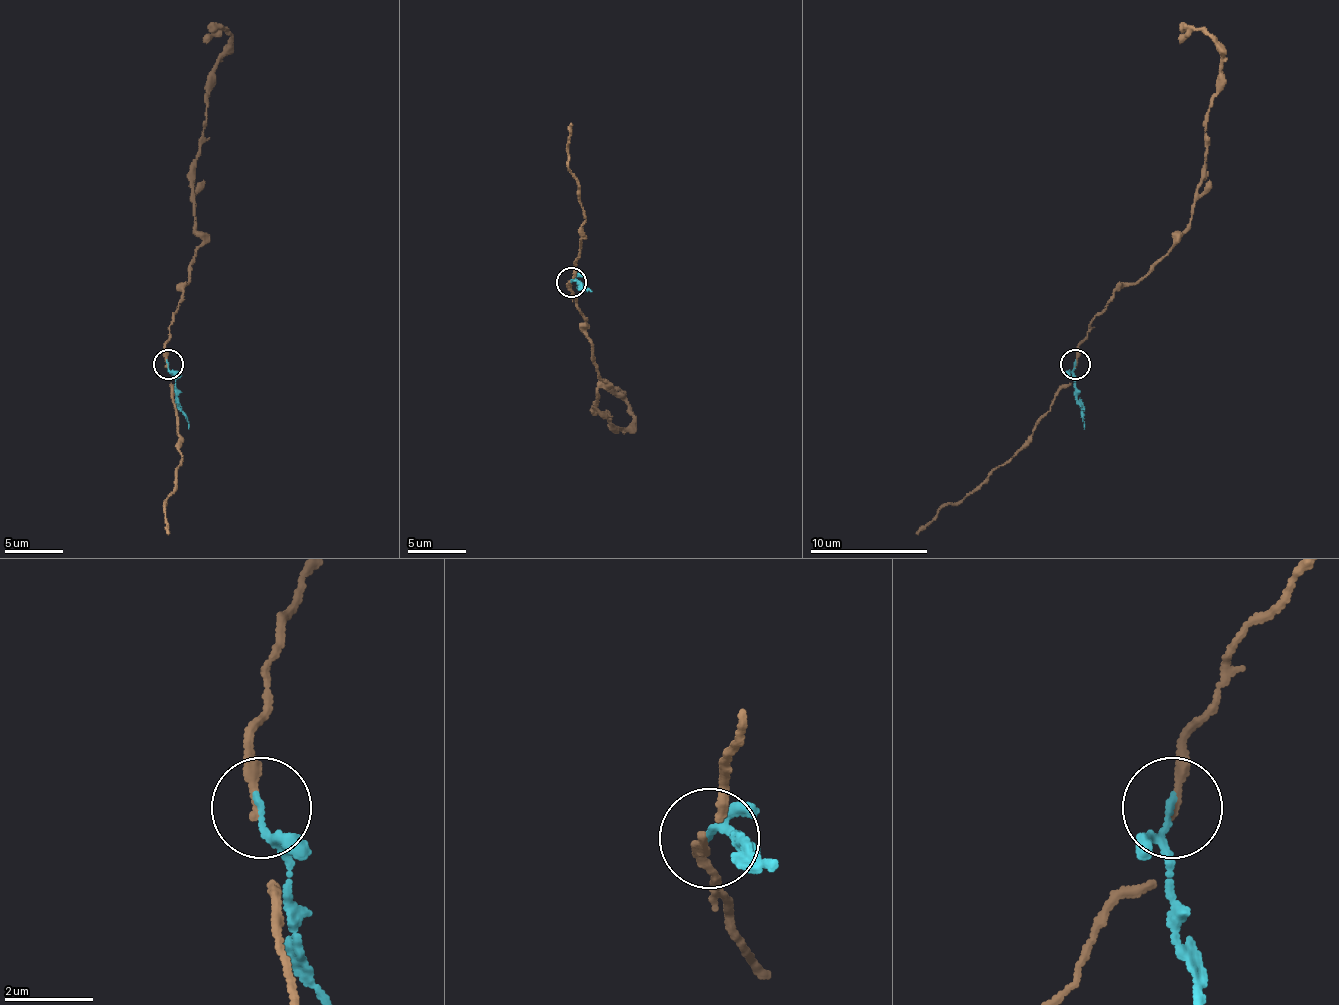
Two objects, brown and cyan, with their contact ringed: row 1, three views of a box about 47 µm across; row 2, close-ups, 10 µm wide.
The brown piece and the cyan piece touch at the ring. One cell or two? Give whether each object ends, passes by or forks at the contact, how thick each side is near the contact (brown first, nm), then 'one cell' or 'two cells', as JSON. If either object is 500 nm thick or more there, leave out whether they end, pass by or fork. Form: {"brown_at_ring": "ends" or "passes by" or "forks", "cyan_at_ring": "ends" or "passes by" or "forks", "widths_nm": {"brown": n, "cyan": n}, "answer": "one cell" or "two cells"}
{"brown_at_ring": "ends", "cyan_at_ring": "passes by", "widths_nm": {"brown": 200, "cyan": 120}, "answer": "two cells"}

